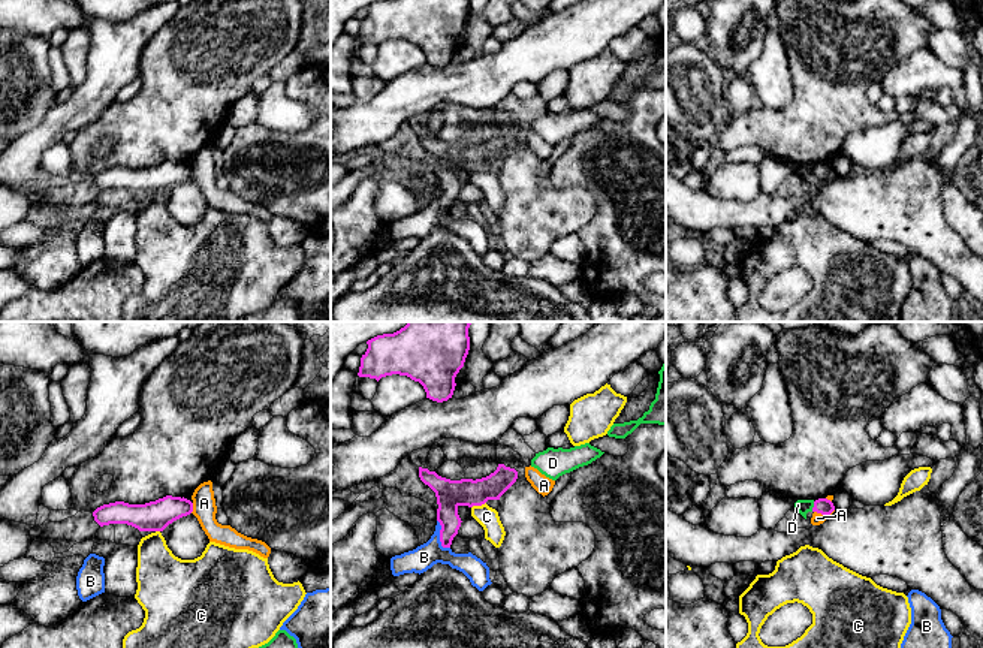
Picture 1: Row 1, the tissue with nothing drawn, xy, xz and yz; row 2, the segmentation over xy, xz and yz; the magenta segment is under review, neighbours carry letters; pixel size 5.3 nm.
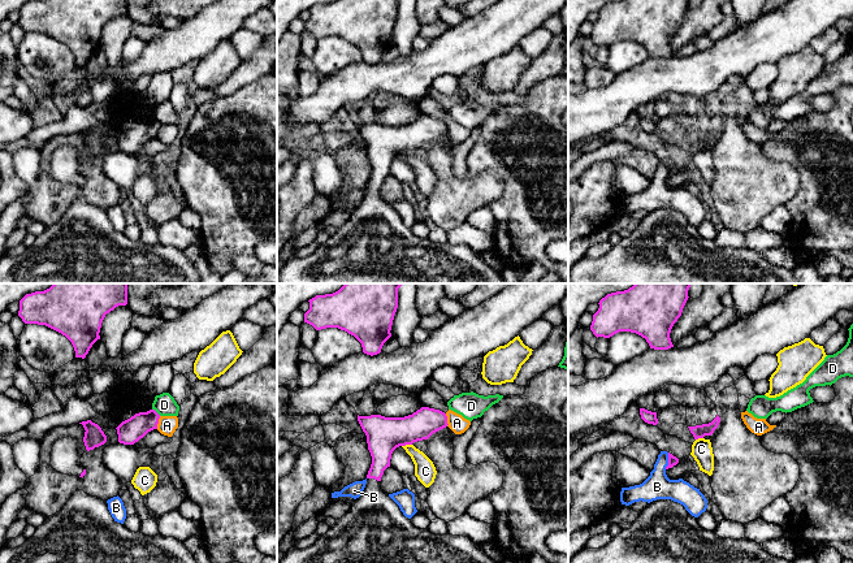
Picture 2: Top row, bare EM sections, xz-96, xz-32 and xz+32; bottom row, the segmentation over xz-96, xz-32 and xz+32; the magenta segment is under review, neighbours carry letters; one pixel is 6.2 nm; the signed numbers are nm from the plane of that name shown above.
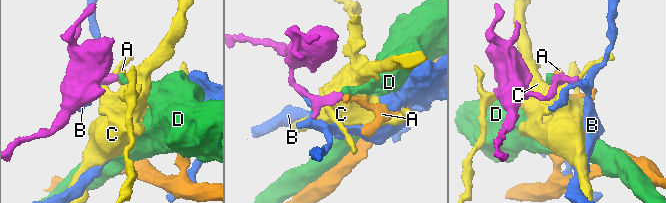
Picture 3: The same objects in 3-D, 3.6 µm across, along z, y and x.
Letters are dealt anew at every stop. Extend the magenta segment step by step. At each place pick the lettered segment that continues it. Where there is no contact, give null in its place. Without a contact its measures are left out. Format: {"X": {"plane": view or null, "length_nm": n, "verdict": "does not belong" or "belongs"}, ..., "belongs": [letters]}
{"A": {"plane": "yz", "length_nm": 110, "verdict": "does not belong"}, "B": {"plane": "xz", "length_nm": 170, "verdict": "does not belong"}, "C": {"plane": "xz", "length_nm": 90, "verdict": "does not belong"}, "D": {"plane": "yz", "length_nm": 60, "verdict": "does not belong"}, "belongs": []}

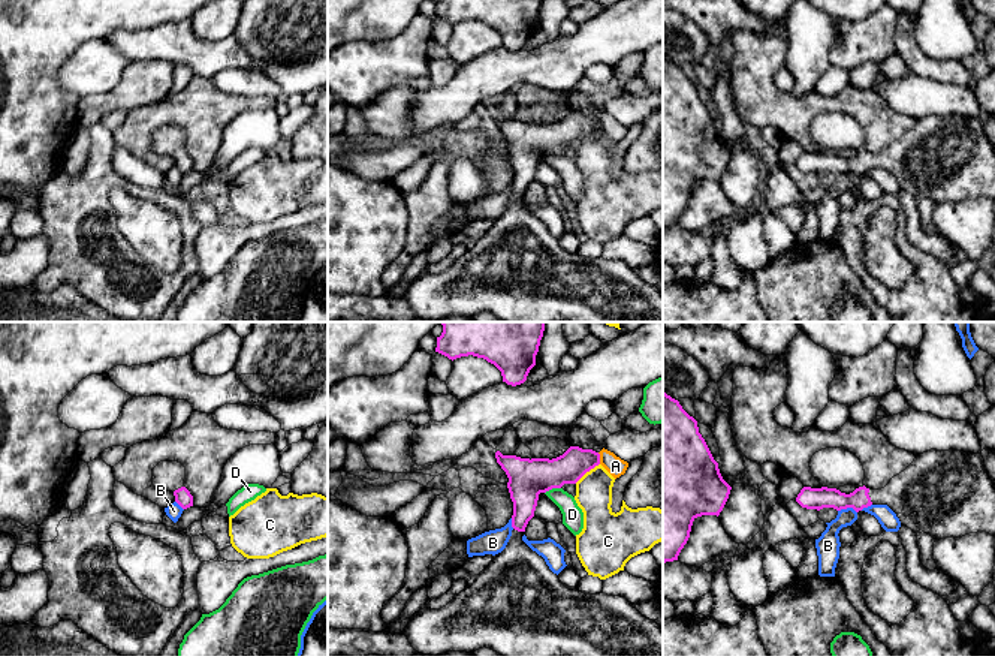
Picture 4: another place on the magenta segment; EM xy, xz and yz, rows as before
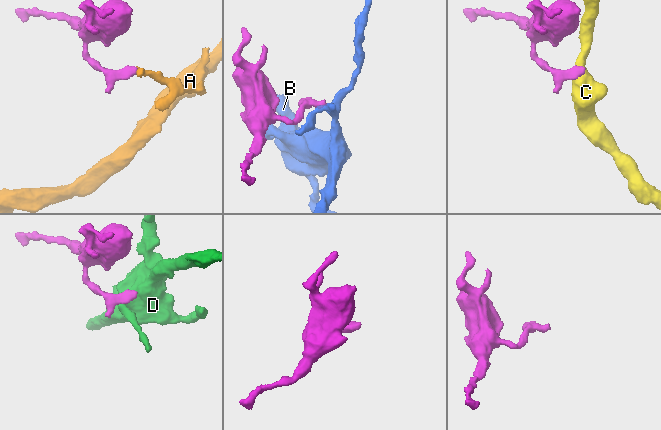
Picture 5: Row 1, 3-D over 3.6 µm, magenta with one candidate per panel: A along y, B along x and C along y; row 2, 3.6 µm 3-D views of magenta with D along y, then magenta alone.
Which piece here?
{"A": {"plane": "xz", "length_nm": 70, "verdict": "does not belong"}, "B": {"plane": "yz", "length_nm": 110, "verdict": "does not belong"}, "C": {"plane": "xz", "length_nm": 170, "verdict": "does not belong"}, "D": {"plane": "xz", "length_nm": 90, "verdict": "does not belong"}, "belongs": []}

